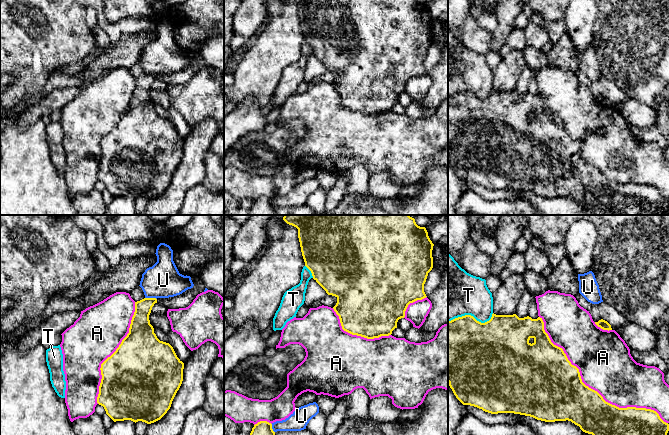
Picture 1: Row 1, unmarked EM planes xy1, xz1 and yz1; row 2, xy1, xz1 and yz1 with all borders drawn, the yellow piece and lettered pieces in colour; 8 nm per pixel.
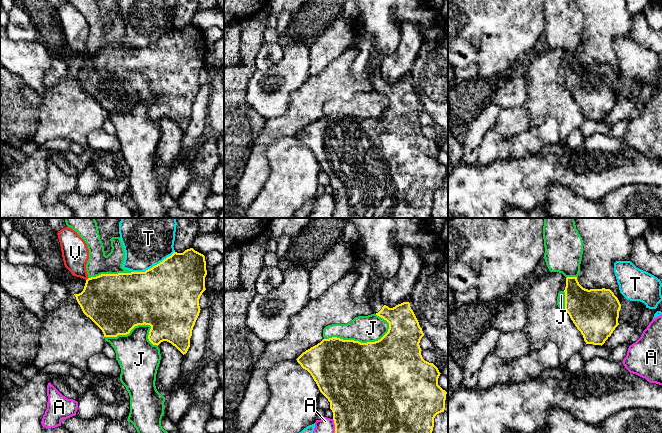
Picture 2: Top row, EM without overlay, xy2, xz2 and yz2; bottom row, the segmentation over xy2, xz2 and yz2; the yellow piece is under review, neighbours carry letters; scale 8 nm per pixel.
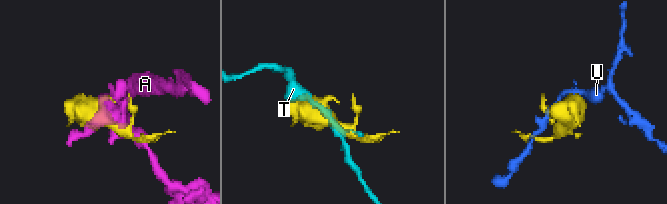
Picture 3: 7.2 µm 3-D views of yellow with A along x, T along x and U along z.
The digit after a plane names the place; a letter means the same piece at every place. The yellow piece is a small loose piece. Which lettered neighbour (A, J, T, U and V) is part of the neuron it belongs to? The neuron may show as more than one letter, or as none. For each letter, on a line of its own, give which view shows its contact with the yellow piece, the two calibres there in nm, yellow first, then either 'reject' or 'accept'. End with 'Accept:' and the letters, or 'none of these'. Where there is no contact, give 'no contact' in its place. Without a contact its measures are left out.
A: yz1 | 420/440 nm | reject
J: xz2 | 500/220 nm | reject
T: yz1 | 460/400 nm | reject
U: xy1 | 170/280 nm | reject
V: xy2 | 440/220 nm | accept
Accept: V

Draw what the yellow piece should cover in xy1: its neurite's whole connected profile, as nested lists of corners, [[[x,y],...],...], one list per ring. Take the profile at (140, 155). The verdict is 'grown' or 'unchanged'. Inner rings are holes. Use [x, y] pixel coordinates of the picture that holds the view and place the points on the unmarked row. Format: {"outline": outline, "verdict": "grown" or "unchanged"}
{"outline": [[[156,74],[135,78],[129,109],[116,127],[101,140],[102,155],[97,179],[104,183],[114,198],[131,196],[151,200],[160,196],[170,185],[182,160],[184,139],[169,119],[157,114],[150,100],[149,91],[155,79]]], "verdict": "unchanged"}

